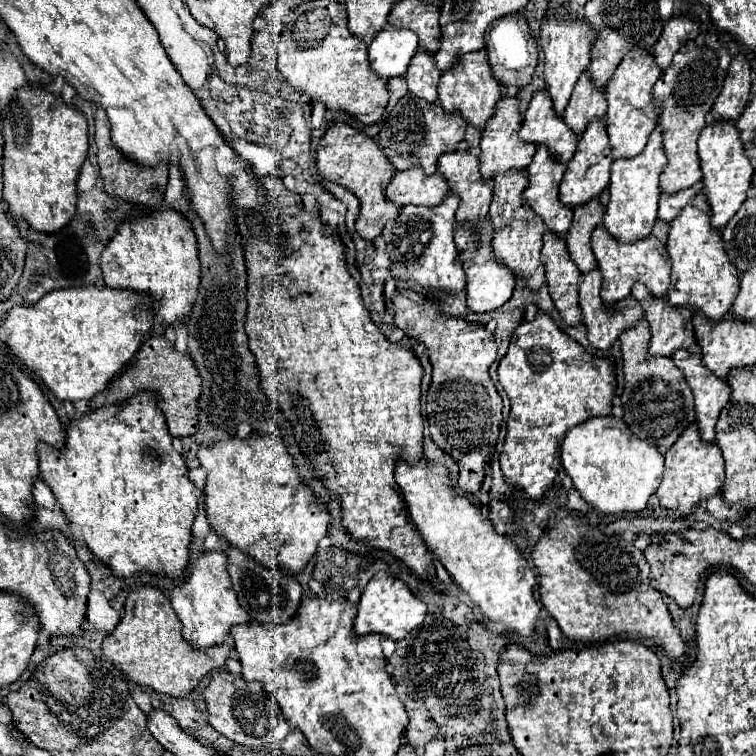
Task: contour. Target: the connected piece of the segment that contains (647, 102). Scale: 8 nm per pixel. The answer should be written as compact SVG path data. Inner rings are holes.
M633 48L631 52L625 54L621 64L617 66L617 72L607 82L609 110L605 120L607 120L607 134L615 158L633 158L645 148L647 136L657 126L659 112L661 112L659 104L653 100L653 86L661 74L663 72L653 58L653 50Z

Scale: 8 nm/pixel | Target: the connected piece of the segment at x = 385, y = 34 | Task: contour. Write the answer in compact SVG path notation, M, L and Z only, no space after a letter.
M381 30L369 44L371 68L383 78L403 76L417 46L417 34L411 30Z

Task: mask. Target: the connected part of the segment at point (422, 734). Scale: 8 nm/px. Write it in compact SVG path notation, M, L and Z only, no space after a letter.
M405 698L405 708L407 708L407 716L409 716L409 724L407 724L407 740L411 746L415 746L417 750L423 750L423 746L433 740L433 736L437 734L437 724L435 720L429 716L425 704L419 698Z

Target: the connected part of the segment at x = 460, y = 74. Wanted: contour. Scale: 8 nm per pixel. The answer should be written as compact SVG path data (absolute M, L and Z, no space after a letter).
M483 48L471 54L459 56L457 64L441 74L437 92L438 100L446 114L458 110L469 124L473 124L475 128L483 128L485 122L491 118L495 104L501 100L501 86L491 72L487 50Z

